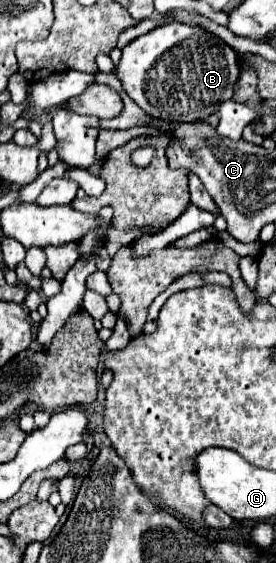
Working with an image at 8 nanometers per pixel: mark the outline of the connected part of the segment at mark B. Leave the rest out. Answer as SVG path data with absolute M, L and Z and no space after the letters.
M171 21L131 41L123 49L115 75L121 79L125 93L151 117L191 123L217 113L221 103L233 97L239 69L237 53L217 35L201 27Z

